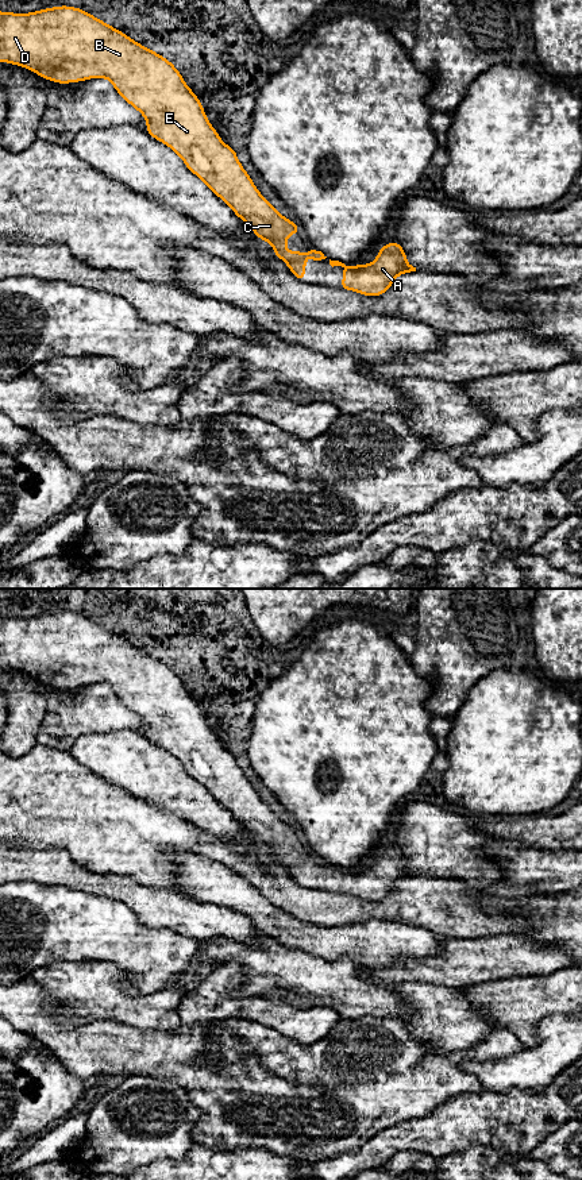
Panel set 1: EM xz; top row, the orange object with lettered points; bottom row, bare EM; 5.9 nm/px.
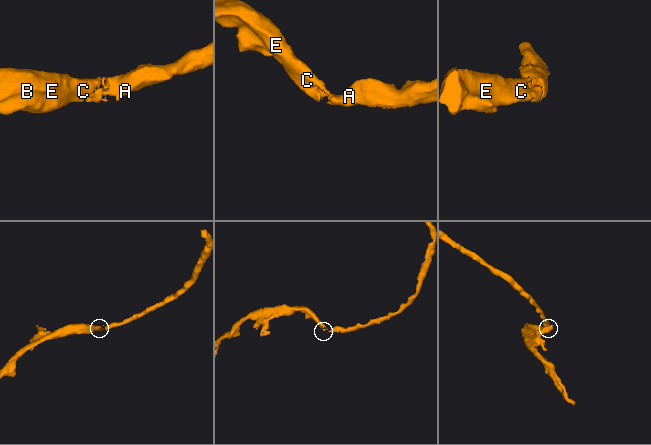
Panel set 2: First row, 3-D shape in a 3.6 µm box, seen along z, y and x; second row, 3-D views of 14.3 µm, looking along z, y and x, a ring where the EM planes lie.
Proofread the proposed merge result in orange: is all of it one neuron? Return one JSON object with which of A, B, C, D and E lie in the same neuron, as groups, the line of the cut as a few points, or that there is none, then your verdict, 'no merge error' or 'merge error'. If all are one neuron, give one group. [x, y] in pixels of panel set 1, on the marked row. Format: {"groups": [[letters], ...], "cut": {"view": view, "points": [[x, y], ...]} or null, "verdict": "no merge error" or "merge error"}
{"groups": [["A", "B", "C", "D", "E"]], "cut": null, "verdict": "no merge error"}

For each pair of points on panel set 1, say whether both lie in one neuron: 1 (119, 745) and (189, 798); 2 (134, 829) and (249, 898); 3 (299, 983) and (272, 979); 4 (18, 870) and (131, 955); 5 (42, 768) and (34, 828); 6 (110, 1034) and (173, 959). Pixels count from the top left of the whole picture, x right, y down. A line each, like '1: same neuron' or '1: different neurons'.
1: same neuron
2: different neurons
3: same neuron
4: different neurons
5: same neuron
6: different neurons

